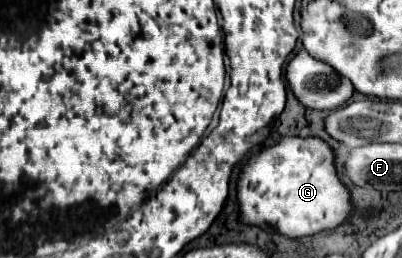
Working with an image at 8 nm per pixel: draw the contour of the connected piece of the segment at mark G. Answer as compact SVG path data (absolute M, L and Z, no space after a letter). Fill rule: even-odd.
M287 135L273 147L255 153L241 169L237 179L237 201L239 201L239 221L245 225L255 225L263 231L277 231L289 239L317 235L327 229L335 229L353 215L353 203L349 189L341 183L335 169L335 151L321 137L295 137Z

